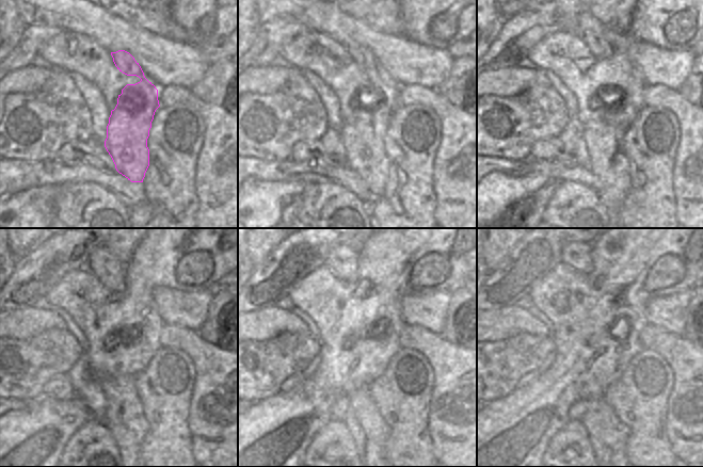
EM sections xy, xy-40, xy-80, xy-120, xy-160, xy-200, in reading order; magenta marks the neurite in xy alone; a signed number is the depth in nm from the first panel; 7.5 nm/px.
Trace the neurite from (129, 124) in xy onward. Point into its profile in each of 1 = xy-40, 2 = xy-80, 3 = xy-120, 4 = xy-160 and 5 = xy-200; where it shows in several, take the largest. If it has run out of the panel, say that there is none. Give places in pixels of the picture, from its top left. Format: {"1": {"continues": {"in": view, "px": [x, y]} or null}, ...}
{"1": {"continues": {"in": "xy-40", "px": [363, 133]}}, "2": {"continues": {"in": "xy-80", "px": [607, 162]}}, "3": {"continues": {"in": "xy-120", "px": [124, 417]}}, "4": {"continues": {"in": "xy-160", "px": [368, 430]}}, "5": {"continues": {"in": "xy-200", "px": [608, 435]}}}

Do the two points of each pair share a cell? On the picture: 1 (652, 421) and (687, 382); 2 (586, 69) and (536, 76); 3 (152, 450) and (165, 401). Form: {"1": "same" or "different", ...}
{"1": "different", "2": "different", "3": "same"}

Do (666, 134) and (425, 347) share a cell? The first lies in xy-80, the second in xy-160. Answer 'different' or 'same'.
different

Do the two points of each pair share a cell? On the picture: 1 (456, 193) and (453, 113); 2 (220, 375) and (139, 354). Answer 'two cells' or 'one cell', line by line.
1: one cell
2: two cells

